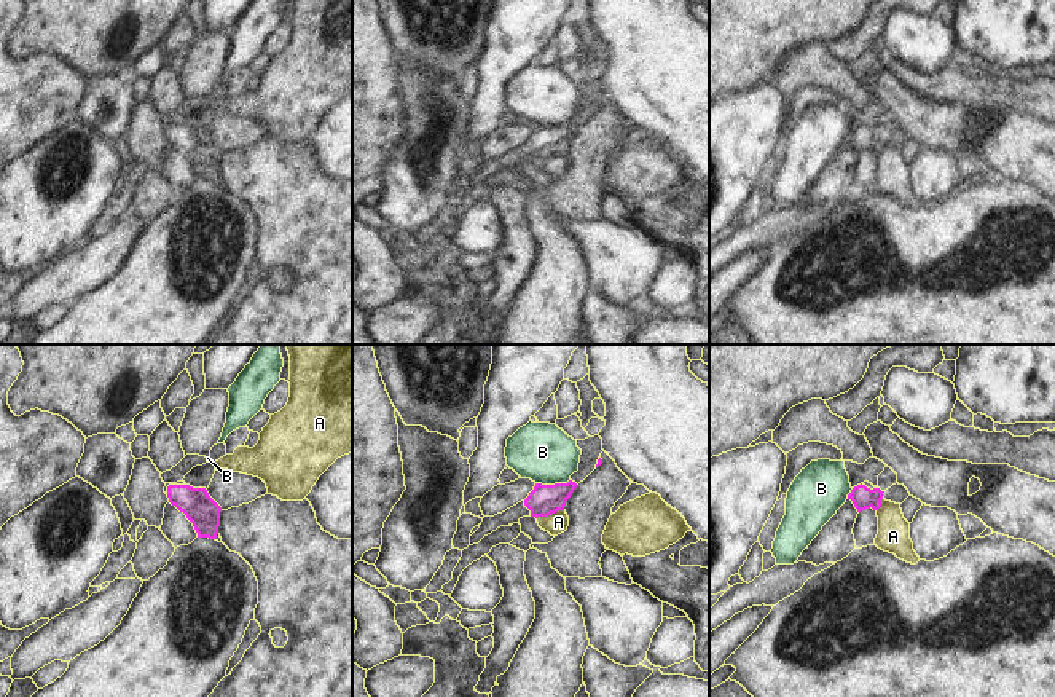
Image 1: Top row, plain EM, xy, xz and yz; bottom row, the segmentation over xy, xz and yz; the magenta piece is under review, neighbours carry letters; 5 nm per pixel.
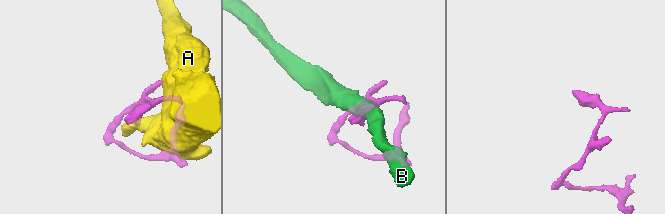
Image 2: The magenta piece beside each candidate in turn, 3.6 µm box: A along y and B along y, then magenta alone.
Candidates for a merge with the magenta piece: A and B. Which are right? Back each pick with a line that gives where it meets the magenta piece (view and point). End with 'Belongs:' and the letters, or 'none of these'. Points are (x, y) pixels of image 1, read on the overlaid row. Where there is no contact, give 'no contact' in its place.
Belongs: none of these

